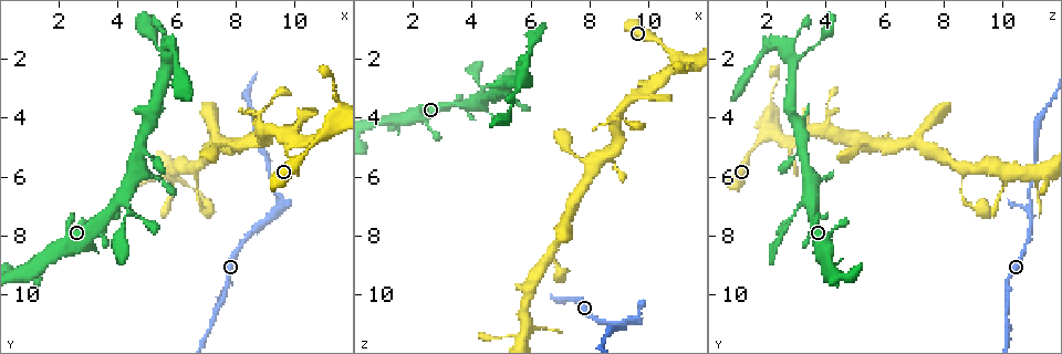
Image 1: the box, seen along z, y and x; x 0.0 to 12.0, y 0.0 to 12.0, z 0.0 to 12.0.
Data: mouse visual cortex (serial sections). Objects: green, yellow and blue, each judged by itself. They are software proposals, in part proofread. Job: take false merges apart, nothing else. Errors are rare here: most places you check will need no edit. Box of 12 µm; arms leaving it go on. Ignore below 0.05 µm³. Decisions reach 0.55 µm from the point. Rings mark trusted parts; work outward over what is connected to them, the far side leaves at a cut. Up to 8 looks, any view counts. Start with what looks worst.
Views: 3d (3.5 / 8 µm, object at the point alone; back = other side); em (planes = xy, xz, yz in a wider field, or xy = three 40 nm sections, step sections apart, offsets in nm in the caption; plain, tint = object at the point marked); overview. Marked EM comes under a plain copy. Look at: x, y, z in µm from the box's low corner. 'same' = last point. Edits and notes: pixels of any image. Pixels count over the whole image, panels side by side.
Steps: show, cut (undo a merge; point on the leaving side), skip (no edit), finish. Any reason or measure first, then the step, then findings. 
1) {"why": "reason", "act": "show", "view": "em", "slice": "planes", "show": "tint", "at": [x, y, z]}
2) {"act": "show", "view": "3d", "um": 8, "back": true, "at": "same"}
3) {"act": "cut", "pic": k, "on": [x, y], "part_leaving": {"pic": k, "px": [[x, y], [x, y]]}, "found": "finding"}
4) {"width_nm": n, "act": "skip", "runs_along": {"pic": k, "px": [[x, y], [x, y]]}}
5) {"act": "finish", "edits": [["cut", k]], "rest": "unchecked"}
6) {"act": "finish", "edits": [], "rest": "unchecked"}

{"why": "sharp bend", "act": "show", "view": "3d", "um": 8, "at": [9.6, 6.9, 10.9]}

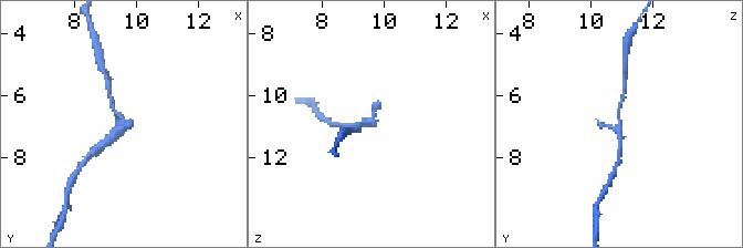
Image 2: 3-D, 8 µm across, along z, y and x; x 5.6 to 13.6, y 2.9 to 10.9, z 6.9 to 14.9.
{"why": "need the tissue", "act": "show", "view": "em", "slice": "xy", "step": 2, "show": "tint", "at": [9.5, 7.0, 10.9]}

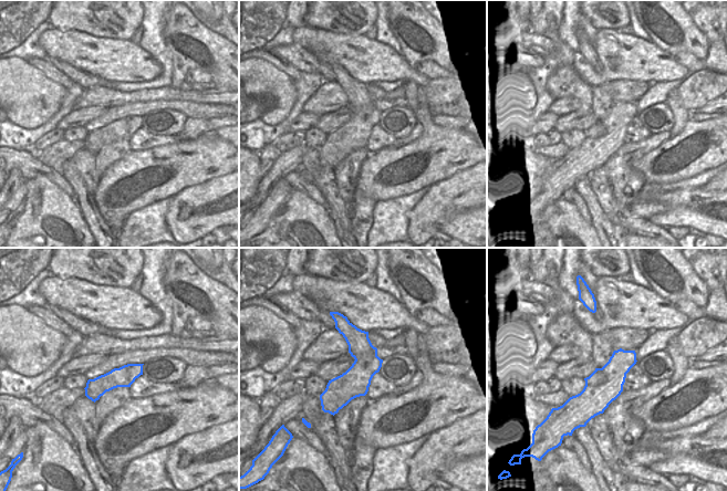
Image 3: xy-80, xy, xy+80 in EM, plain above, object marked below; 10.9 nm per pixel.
{"act": "skip", "runs_along": {"pic": 3, "px": [[345, 327], [360, 374], [334, 409]]}, "found": "one cell here"}

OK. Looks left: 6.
{"why": "thin neck", "act": "show", "view": "3d", "um": 3.5, "at": [4.1, 7.5, 2.8]}

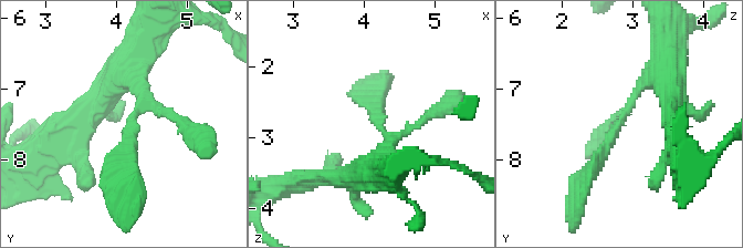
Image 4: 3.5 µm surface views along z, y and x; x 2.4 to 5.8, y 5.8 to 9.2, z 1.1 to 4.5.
{"why": "now the EM", "act": "show", "view": "em", "slice": "xy", "step": 3, "show": "tint", "at": [4.20, 7.50, 2.80]}

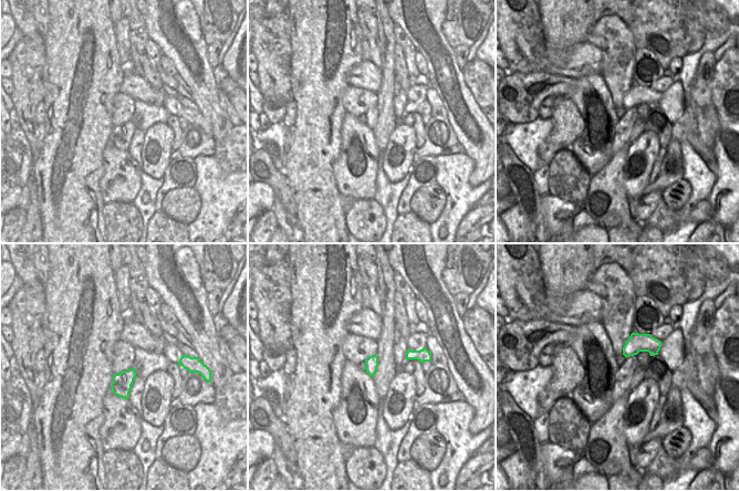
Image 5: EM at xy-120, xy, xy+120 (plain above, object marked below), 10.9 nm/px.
{"act": "skip", "runs_along": {"pic": 4, "px": [[657, 80], [642, 83], [577, 189]]}, "found": "continuous, no second cell"}

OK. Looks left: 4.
{"why": "a narrow waist", "act": "show", "view": "3d", "um": 3.5, "at": [10.5, 5.0, 1.5]}

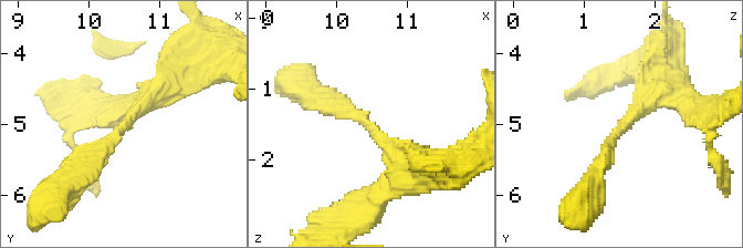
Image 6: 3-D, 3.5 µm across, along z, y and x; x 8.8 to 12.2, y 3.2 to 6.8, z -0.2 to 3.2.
{"arm_widths_nm": [250, 350], "why": "shape alone is not enough", "act": "show", "view": "em", "slice": "xy", "step": 2, "show": "tint", "at": [10.50, 5.05, 1.55]}

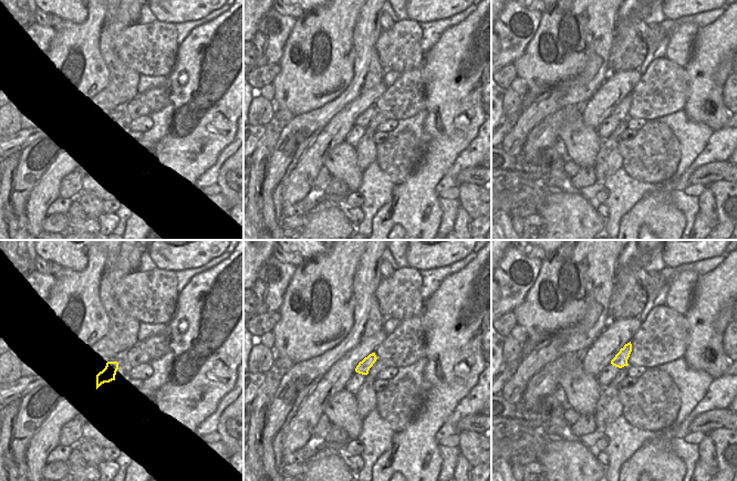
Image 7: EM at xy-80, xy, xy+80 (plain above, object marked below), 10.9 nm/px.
{"act": "skip", "runs_along": {"pic": 6, "px": [[593, 179], [638, 107], [672, 94]]}, "found": "continuous, no second cell"}

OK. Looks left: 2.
{"act": "finish", "edits": [], "rest": "unchecked"}

